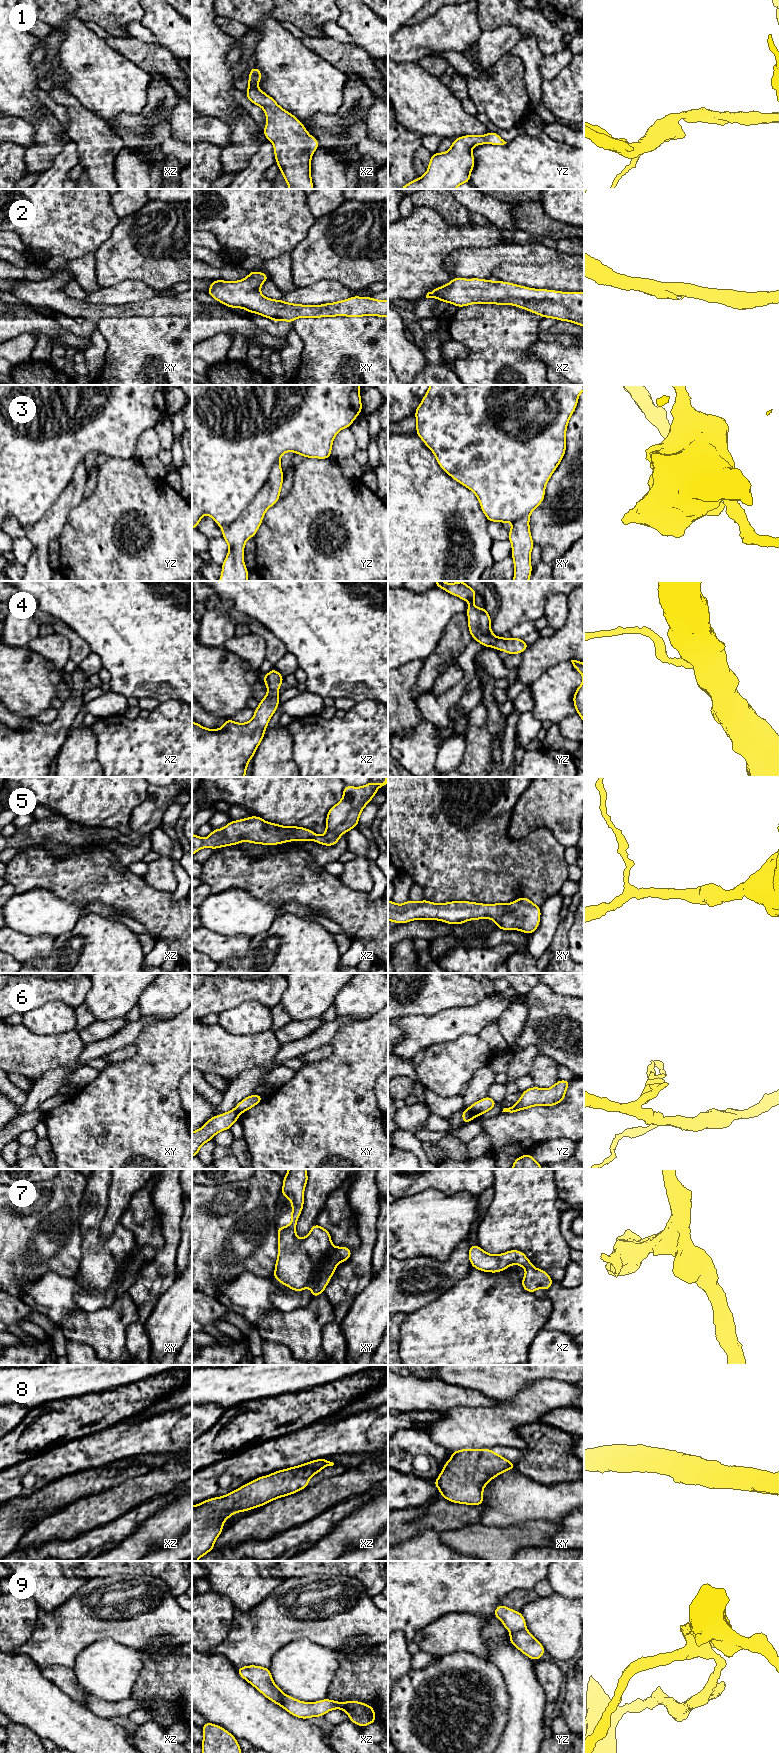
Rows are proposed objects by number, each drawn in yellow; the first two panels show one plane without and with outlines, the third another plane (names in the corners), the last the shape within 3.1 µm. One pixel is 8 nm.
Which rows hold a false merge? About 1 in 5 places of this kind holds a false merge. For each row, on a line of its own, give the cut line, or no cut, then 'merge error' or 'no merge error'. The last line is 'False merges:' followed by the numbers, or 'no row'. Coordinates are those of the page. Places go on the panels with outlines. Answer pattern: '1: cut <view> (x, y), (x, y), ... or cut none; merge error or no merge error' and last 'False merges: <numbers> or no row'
1: cut none; no merge error
2: cut none; no merge error
3: cut none; no merge error
4: cut none; no merge error
5: cut none; no merge error
6: cut yz (468, 1108), (478, 1114); merge error
7: cut none; no merge error
8: cut none; no merge error
9: cut none; no merge error
False merges: 6

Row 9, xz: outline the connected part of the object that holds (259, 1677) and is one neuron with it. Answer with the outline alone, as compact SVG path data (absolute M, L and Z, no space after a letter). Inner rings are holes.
M249 1665L237 1667L238 1674L270 1701L283 1707L291 1715L308 1719L324 1716L330 1710L341 1709L345 1711L349 1720L360 1727L365 1727L376 1722L375 1710L363 1702L349 1700L347 1702L333 1701L328 1698L313 1703L297 1700L283 1693L274 1683L269 1668Z

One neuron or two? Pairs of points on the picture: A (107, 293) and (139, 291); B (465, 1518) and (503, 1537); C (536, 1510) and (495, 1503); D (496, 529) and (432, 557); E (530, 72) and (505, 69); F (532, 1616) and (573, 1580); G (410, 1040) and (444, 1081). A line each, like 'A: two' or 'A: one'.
A: one
B: two
C: one
D: two
E: two
F: two
G: two

